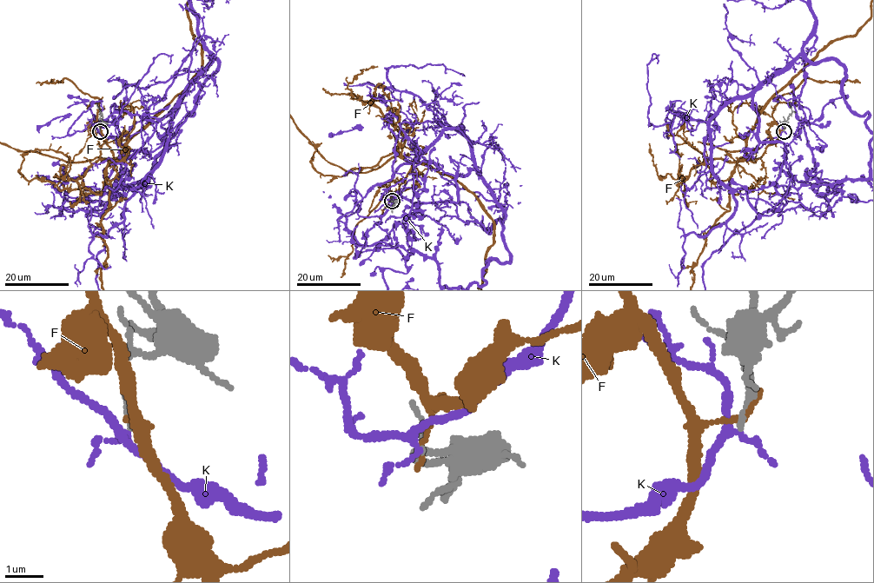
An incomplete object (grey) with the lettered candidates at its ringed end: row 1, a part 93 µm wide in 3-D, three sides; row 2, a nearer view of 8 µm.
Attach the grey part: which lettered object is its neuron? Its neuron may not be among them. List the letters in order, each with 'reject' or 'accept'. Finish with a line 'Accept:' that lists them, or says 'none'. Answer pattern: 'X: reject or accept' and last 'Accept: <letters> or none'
F: reject
K: reject
Accept: none

